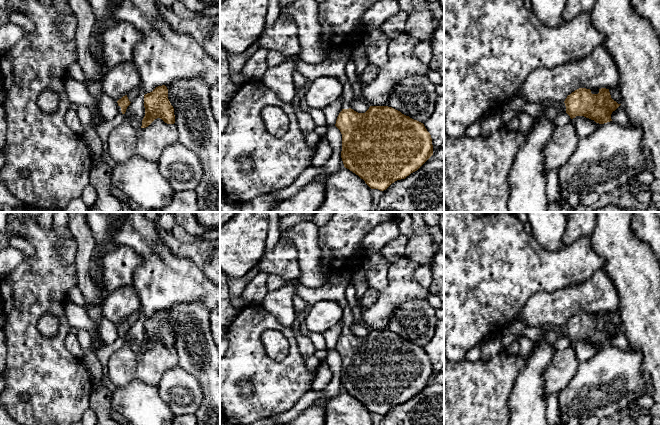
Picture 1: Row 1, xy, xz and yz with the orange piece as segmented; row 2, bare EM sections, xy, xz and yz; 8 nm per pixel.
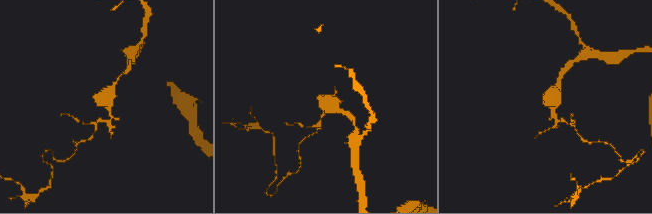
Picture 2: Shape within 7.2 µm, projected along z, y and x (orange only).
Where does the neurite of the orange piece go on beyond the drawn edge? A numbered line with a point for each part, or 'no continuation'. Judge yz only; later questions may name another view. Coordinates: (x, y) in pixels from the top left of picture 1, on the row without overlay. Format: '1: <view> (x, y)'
1: yz (516, 327)

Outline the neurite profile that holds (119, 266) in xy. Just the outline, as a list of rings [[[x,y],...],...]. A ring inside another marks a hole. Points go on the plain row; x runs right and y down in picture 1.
[[[119,245],[102,258],[103,280],[106,291],[133,285],[135,271],[142,264],[142,257],[130,246]]]

